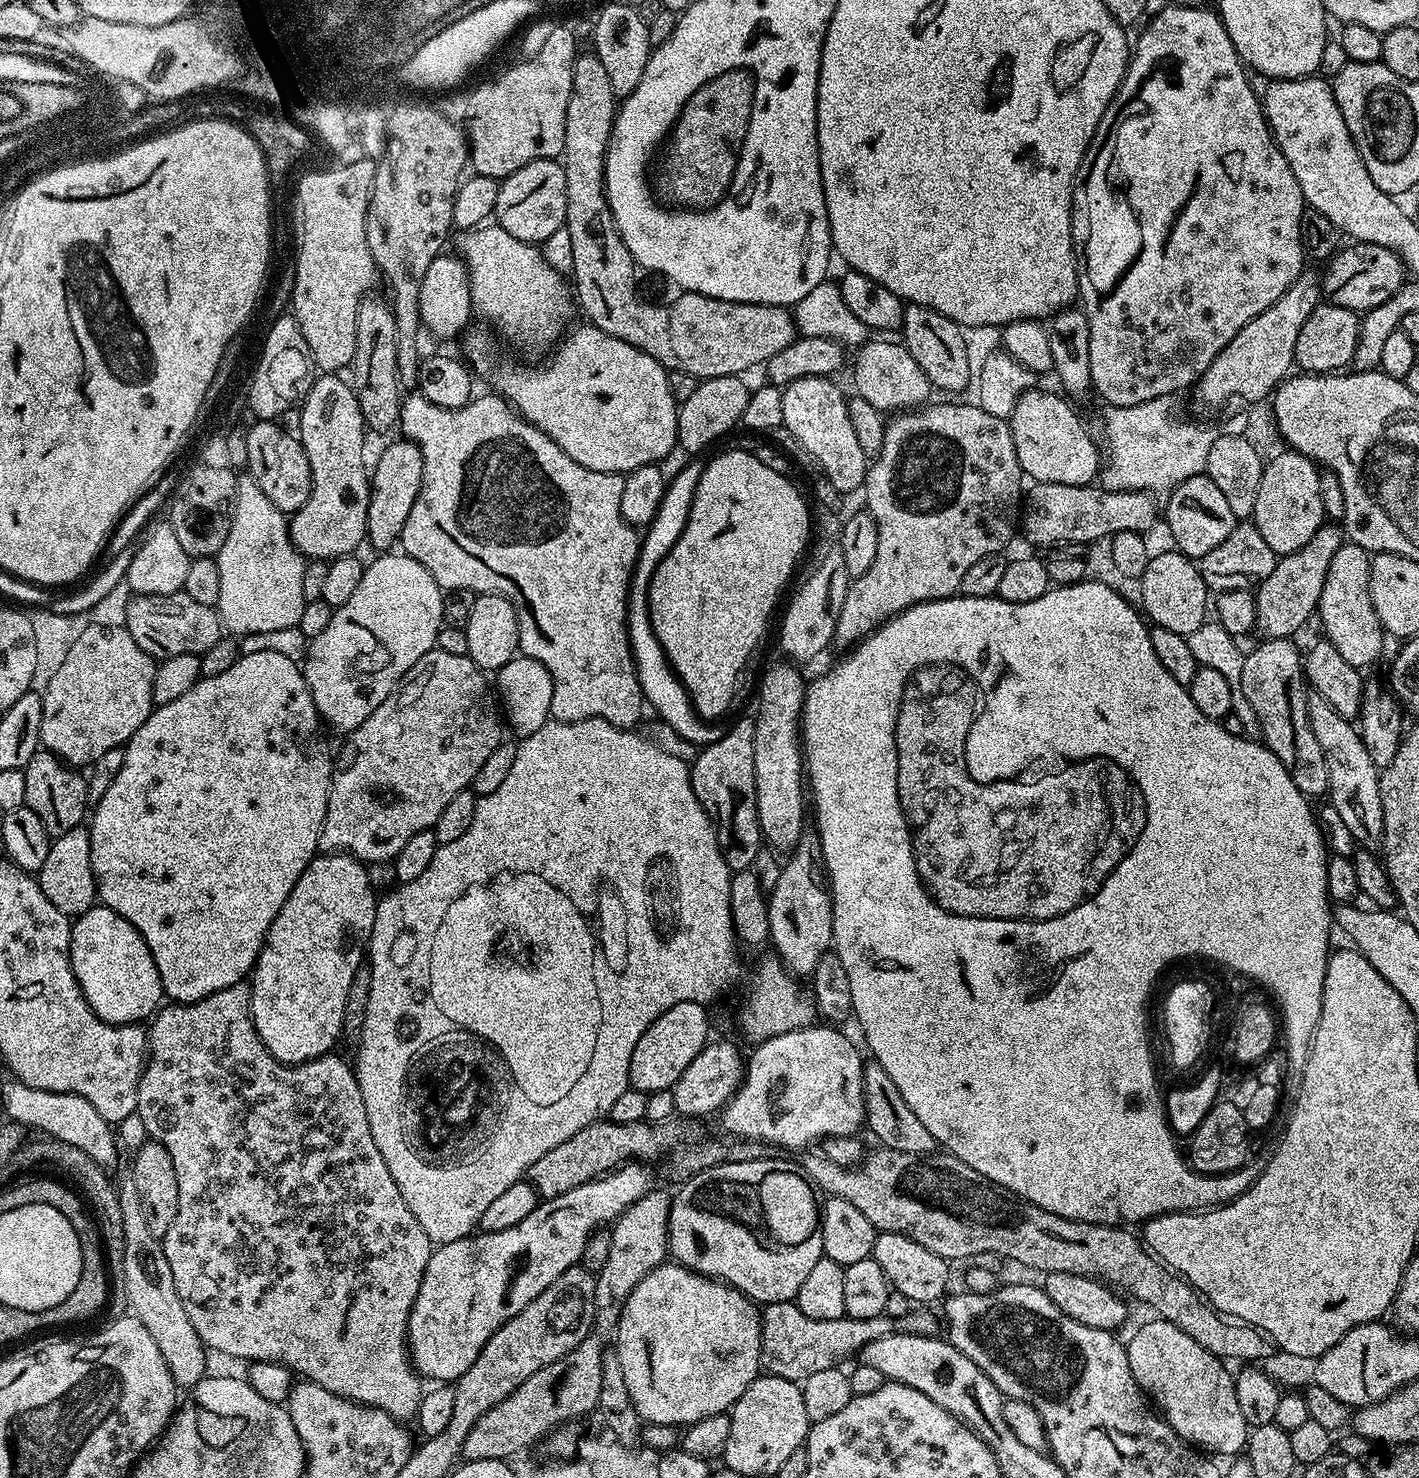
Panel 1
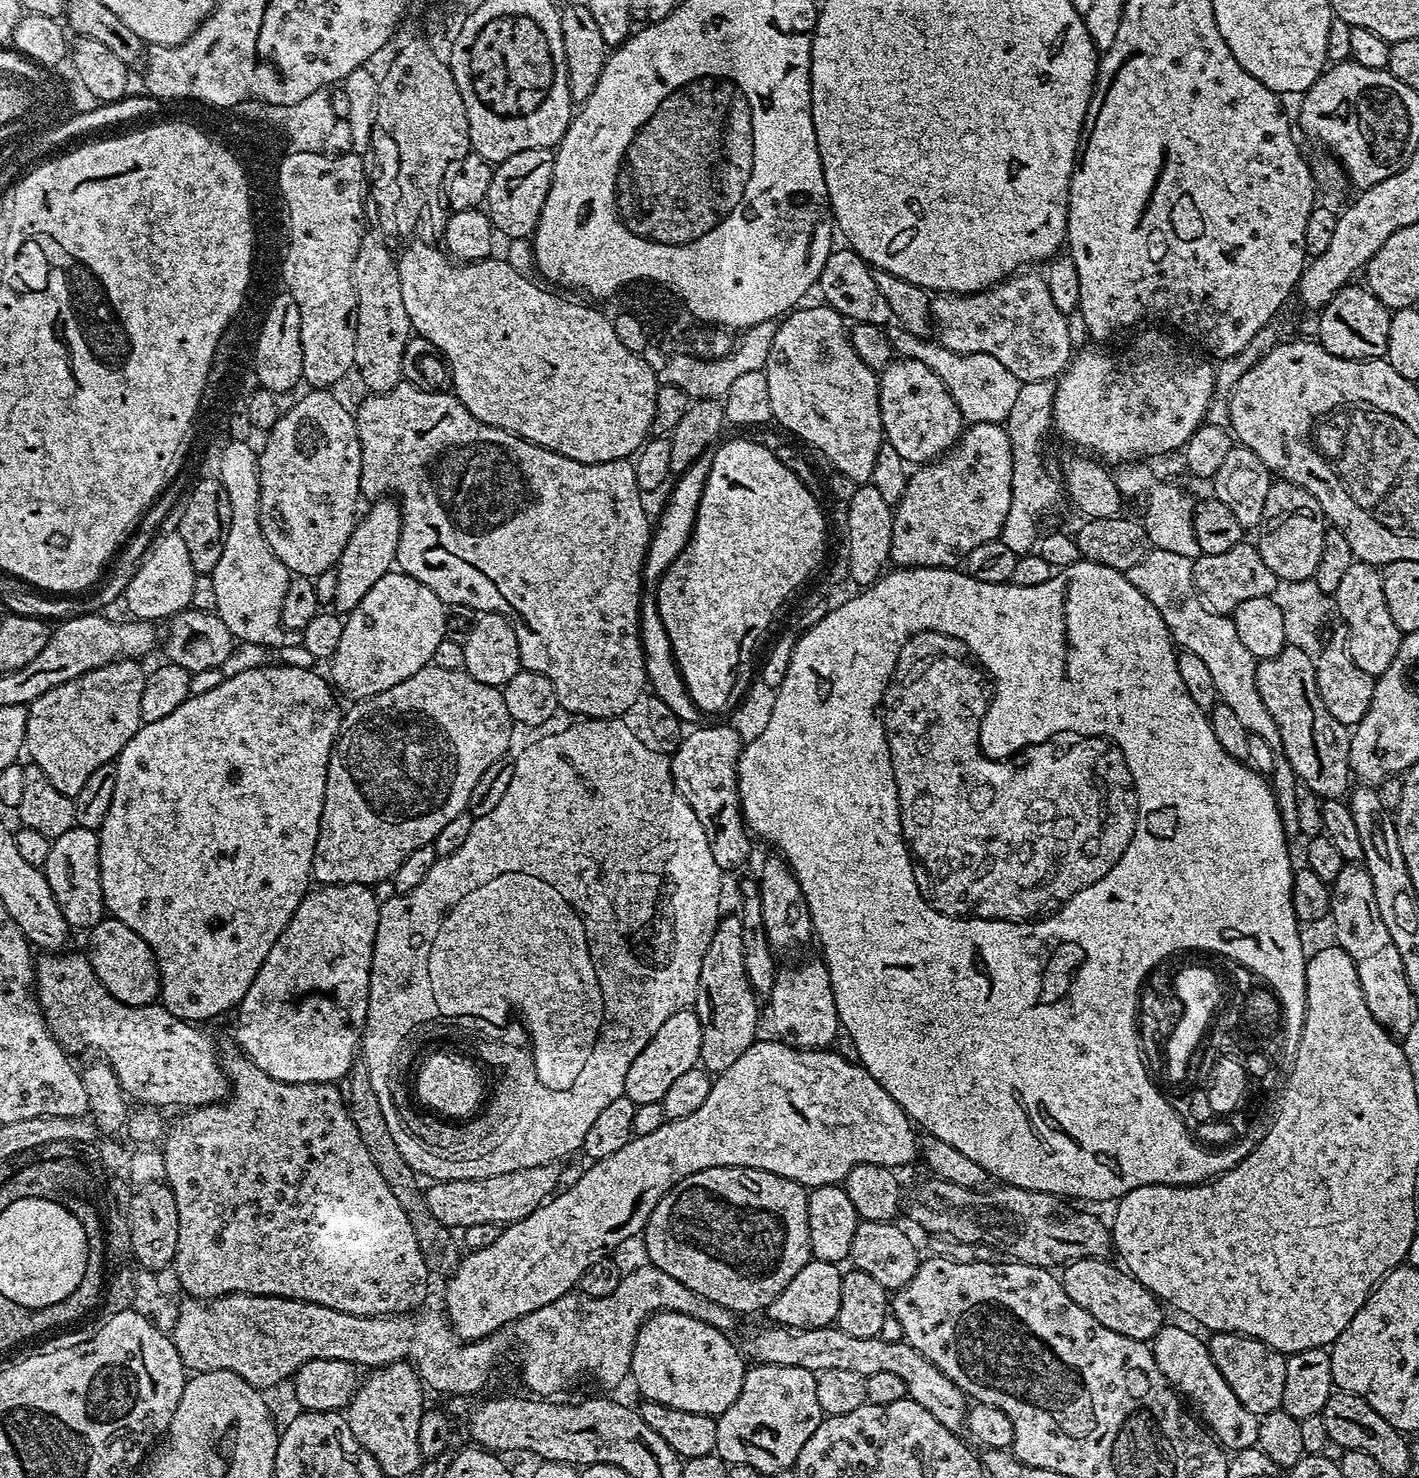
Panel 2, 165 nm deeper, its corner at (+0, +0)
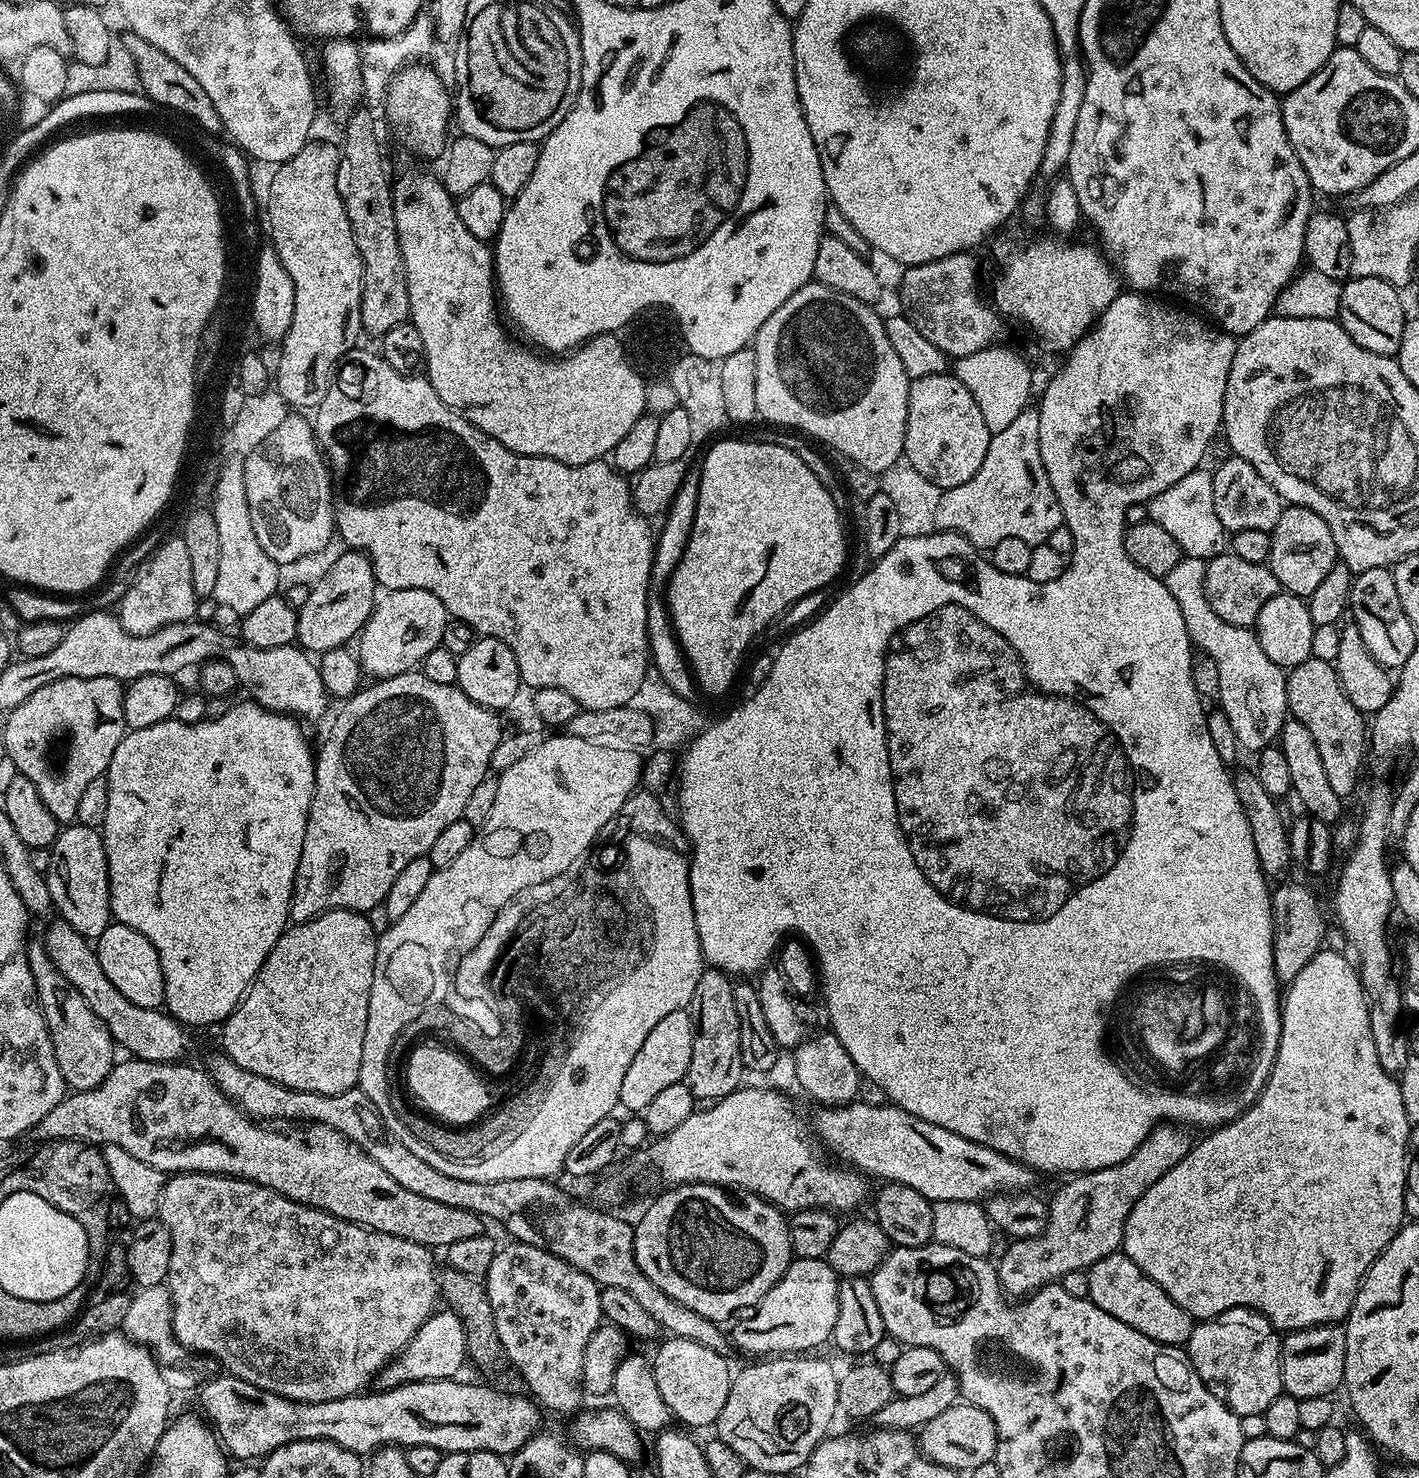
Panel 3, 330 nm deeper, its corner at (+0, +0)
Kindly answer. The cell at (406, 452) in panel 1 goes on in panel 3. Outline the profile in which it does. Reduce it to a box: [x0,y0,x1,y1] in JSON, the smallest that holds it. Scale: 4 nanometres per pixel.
[298,550,378,654]

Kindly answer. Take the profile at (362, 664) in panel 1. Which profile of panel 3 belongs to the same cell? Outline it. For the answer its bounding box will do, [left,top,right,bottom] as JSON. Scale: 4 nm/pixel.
[358,590,450,680]

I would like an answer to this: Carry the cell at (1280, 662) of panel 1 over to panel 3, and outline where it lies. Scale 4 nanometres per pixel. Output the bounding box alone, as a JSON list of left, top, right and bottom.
[1285,659,1366,798]

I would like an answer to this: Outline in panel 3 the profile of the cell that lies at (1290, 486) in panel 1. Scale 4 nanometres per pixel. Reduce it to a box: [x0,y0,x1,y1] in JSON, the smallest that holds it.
[1266,506,1338,598]

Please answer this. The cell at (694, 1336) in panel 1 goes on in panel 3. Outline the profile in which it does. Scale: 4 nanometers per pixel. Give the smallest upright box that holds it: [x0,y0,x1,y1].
[652,1338,734,1429]

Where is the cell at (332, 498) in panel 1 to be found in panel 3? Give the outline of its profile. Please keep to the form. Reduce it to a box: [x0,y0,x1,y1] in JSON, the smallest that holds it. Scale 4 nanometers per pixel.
[243,414,336,566]

